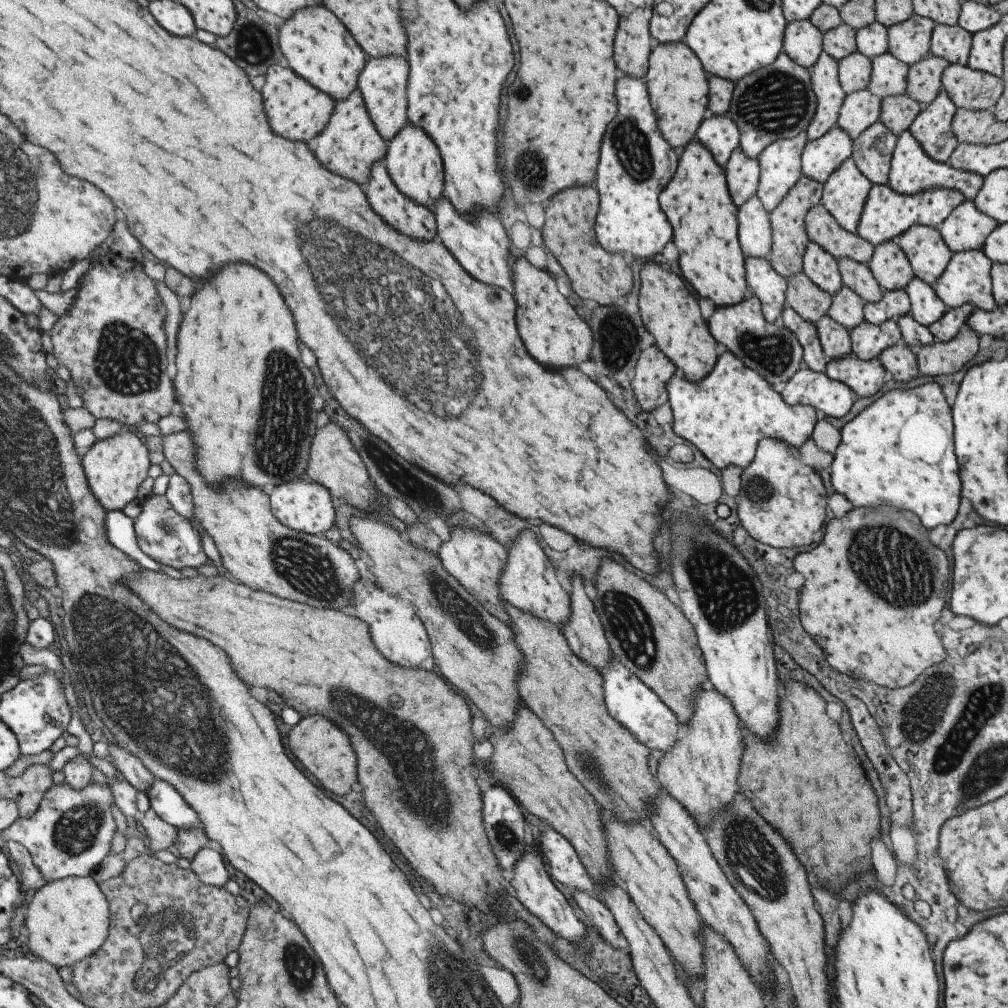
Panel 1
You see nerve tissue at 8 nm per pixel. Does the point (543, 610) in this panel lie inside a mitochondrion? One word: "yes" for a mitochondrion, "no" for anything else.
no

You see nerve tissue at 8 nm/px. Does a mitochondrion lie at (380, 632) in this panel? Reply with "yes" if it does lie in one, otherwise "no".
no

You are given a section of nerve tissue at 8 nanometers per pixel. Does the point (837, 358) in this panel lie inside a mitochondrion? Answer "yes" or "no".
no

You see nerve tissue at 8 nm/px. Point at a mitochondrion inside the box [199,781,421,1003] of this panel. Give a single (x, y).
(301, 969)

